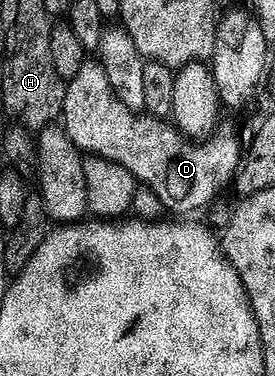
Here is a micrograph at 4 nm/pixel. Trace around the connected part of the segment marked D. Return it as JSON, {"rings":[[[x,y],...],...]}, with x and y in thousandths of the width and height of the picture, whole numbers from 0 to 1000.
{"rings":[[[316,154],[291,176],[291,186],[276,186],[276,197],[240,213],[218,330],[240,343],[247,367],[262,367],[287,404],[436,431],[451,452],[487,465],[498,487],[535,489],[564,511],[567,524],[593,540],[600,561],[618,569],[720,564],[745,543],[771,540],[818,500],[840,497],[873,434],[873,383],[865,394],[865,372],[836,351],[793,346],[760,367],[695,378],[629,335],[589,340],[585,316],[465,293],[465,282],[451,282],[451,271],[436,271],[436,261],[415,255],[407,229],[393,229],[393,207],[378,197],[371,173],[342,154]]]}

